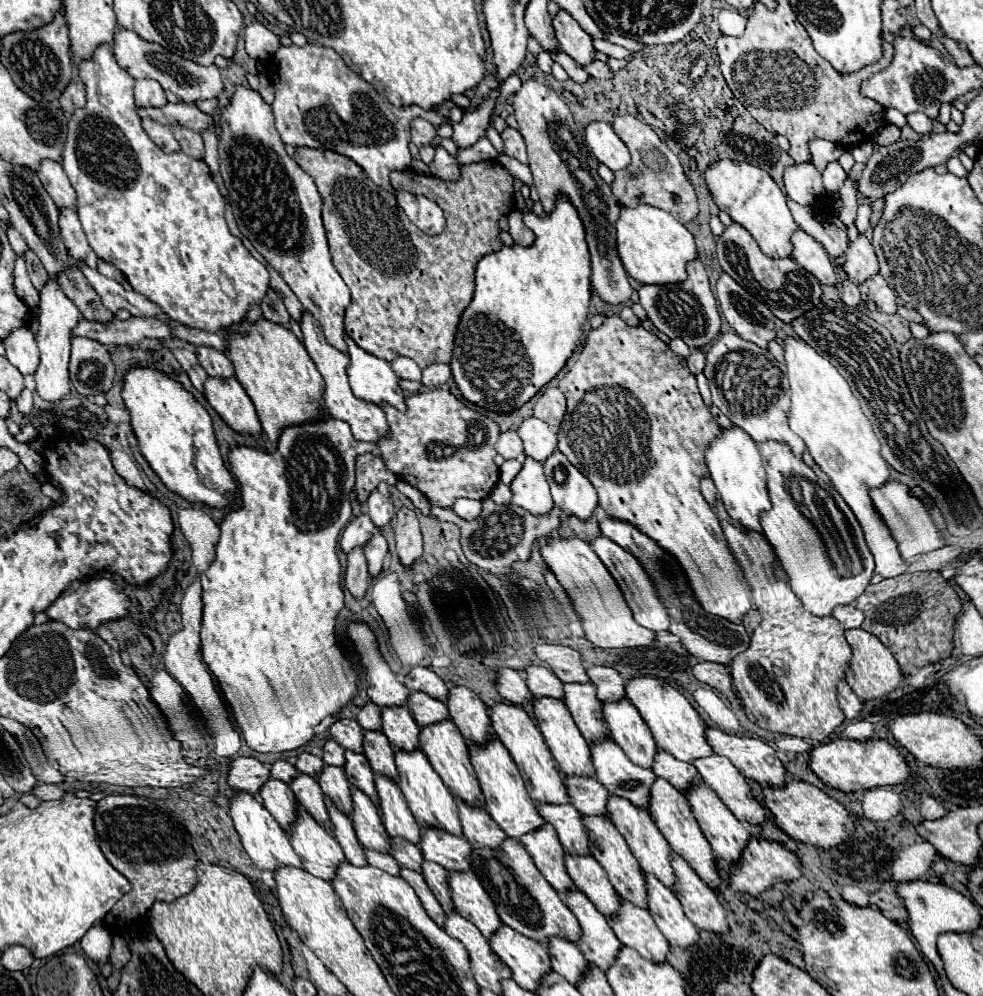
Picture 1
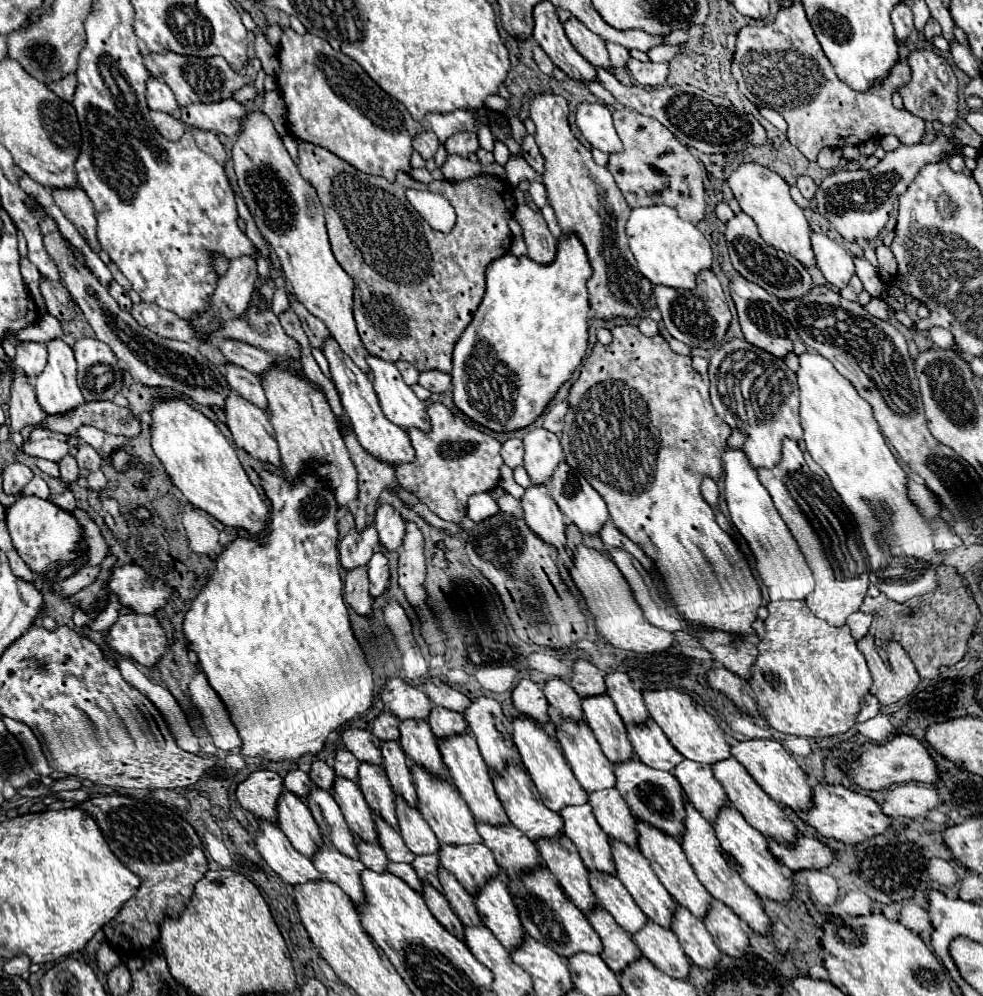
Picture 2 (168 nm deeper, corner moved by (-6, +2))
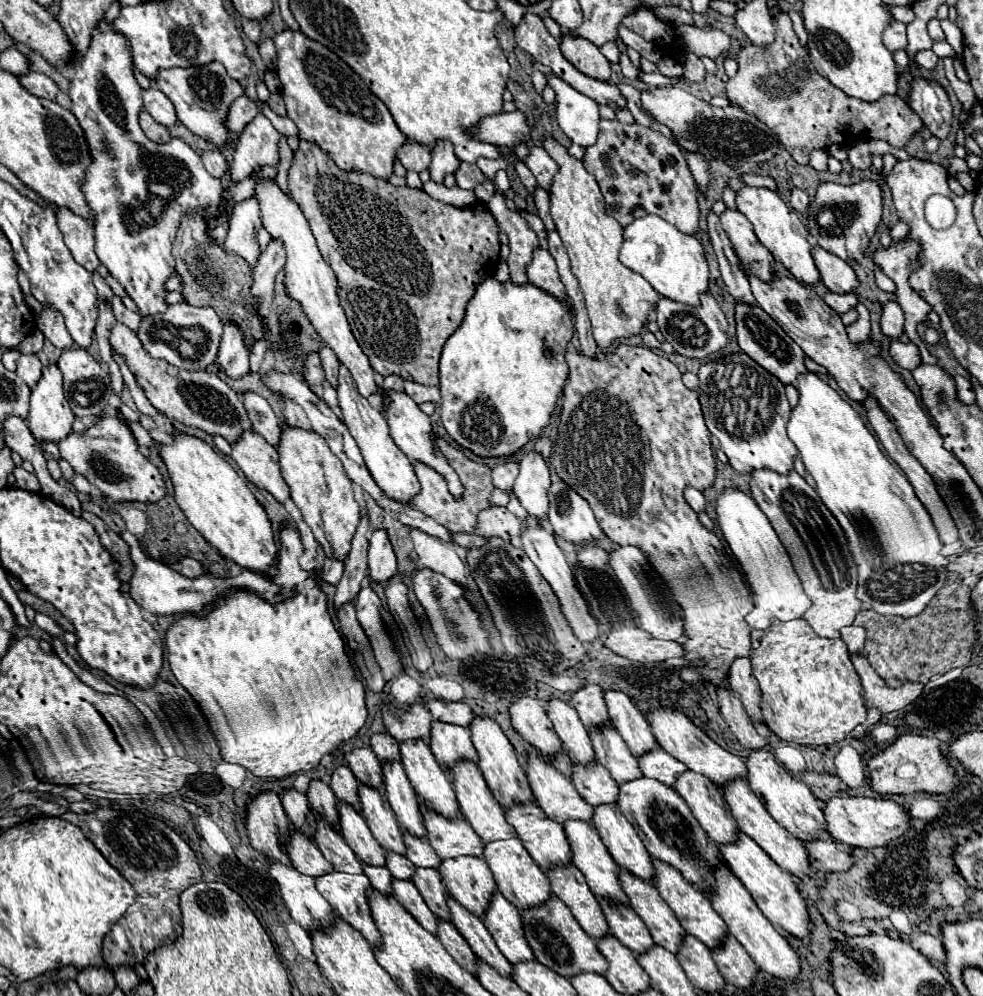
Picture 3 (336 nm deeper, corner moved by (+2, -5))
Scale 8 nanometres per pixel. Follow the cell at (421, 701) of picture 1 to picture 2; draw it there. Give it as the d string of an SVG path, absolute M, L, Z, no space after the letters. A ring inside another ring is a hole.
M433 707L427 721L429 721L433 733L439 739L463 735L463 733L469 731L469 727L465 725L463 713L455 713L455 711L449 711L449 709L443 709L443 707Z

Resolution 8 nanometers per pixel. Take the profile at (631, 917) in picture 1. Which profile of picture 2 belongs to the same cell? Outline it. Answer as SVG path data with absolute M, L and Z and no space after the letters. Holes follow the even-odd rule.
M647 923L639 933L633 935L635 945L641 949L641 953L657 965L663 973L677 979L687 979L691 963L685 957L677 937L673 931L663 929L657 923Z

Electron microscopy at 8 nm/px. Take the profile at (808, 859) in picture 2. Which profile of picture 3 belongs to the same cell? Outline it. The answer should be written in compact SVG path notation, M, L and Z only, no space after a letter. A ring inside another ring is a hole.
M811 840L805 842L809 864L819 872L847 872L851 868L851 854L837 848L833 840Z

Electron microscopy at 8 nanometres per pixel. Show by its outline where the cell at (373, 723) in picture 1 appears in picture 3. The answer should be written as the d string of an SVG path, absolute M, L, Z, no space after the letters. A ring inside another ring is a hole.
M373 734L371 736L371 748L381 762L399 760L399 744L389 734Z

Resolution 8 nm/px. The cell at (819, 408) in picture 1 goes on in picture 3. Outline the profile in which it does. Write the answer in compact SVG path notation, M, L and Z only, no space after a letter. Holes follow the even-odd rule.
M815 372L799 374L797 380L799 404L791 412L787 434L815 478L817 494L845 530L859 570L857 598L885 616L917 616L945 584L947 570L941 566L949 564L939 554L941 542L929 512L839 392Z

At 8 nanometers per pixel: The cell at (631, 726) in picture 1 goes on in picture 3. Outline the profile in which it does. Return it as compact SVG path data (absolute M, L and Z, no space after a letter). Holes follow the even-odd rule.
M661 746L645 752L643 756L637 758L637 762L639 762L643 776L655 778L667 786L673 786L675 780L687 770L687 766L683 762L669 756Z

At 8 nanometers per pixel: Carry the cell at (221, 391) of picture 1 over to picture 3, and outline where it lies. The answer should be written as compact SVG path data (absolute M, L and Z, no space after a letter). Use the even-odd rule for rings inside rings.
M247 430L237 442L231 444L231 448L231 458L243 470L249 482L265 488L279 502L285 502L289 498L289 486L279 472L275 446L271 446L261 434Z

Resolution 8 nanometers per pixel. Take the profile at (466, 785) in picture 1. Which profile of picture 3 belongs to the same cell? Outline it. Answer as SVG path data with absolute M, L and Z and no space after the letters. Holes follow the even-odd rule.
M459 760L453 768L449 768L449 774L453 776L451 784L461 808L461 814L465 816L465 820L473 826L473 830L477 832L477 836L483 842L493 842L493 840L505 840L505 838L513 838L515 830L511 824L507 824L505 814L503 814L503 806L493 798L493 794L489 792L489 786L485 784L485 778L481 776L481 770L477 768L475 762L469 760Z

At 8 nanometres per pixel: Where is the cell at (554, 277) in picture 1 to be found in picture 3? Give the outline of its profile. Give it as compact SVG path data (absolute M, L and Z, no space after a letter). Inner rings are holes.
M487 278L467 304L463 324L449 336L441 352L441 422L449 436L481 458L511 456L549 424L567 380L567 344L573 338L575 314L567 300L533 286Z

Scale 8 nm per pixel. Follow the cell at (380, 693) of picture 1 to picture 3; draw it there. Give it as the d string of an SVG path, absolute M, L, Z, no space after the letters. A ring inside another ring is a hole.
M389 704L387 710L383 710L383 722L387 726L387 732L397 740L429 740L429 728L431 728L431 712L423 704L411 704L405 710L395 708L395 704Z

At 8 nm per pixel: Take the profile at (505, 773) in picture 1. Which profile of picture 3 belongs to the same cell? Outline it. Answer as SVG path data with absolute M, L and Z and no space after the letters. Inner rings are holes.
M519 802L519 804L513 804L505 810L505 818L507 822L515 828L517 836L521 838L525 850L531 854L531 858L543 868L551 868L551 866L557 866L557 864L567 864L571 862L571 848L569 848L569 842L565 838L565 832L563 832L563 826L555 820L549 820L545 816L545 812L535 804L535 802Z

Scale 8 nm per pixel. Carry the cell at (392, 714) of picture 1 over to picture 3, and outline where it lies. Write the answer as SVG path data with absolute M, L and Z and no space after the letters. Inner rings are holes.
M405 740L399 744L399 750L401 750L401 764L419 800L429 804L443 816L457 818L461 812L455 792L445 772L437 764L435 756L431 754L429 746L423 740Z

